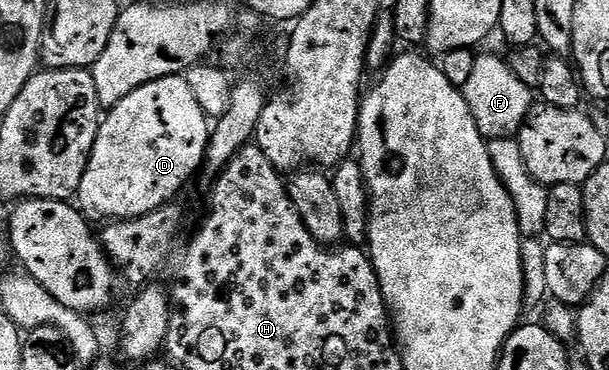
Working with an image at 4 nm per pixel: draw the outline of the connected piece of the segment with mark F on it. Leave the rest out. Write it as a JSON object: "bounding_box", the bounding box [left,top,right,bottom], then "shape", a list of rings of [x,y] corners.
{"bounding_box":[462,56,533,139],"shape":[[[476,56],[472,74],[462,91],[477,127],[488,139],[514,138],[518,134],[520,126],[523,125],[524,118],[533,108],[532,86],[521,83],[521,79],[517,79],[517,75],[513,75],[510,64],[504,58],[502,61],[499,57]]]}

